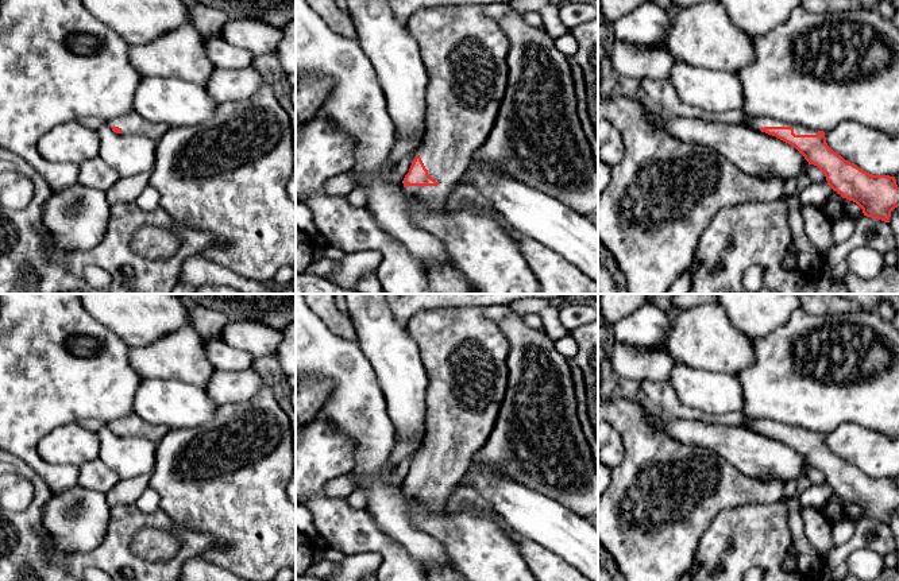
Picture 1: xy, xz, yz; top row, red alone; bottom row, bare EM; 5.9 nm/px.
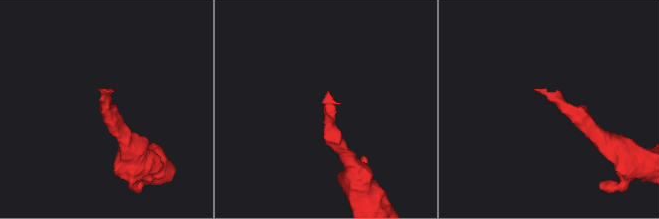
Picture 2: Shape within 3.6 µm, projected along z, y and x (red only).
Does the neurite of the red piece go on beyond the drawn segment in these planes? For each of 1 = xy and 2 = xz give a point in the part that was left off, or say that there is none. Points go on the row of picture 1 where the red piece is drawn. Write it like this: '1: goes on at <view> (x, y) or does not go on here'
1: goes on at xy (132, 123)
2: goes on at xz (463, 51)

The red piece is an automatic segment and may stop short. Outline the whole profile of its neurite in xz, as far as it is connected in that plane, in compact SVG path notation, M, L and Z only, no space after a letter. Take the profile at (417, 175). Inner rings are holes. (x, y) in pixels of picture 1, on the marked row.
M458 4L423 8L406 26L420 47L427 85L427 128L417 148L404 190L428 206L441 205L464 175L474 152L489 137L497 120L509 67L509 38L498 23L483 13L483 4Z

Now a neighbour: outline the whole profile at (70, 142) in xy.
M77 120L57 124L43 133L36 143L36 154L50 163L81 164L99 156L99 132L84 127Z

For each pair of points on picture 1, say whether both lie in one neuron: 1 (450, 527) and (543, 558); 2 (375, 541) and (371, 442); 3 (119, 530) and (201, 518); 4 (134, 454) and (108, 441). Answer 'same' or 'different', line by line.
1: different
2: different
3: different
4: same

